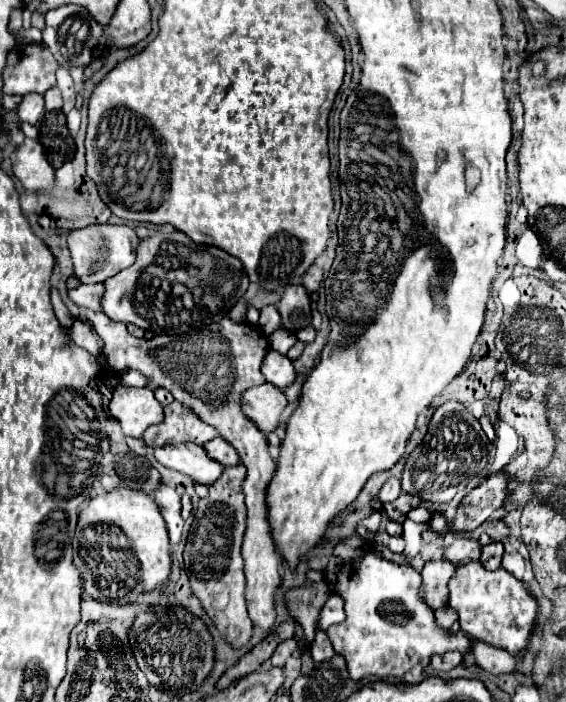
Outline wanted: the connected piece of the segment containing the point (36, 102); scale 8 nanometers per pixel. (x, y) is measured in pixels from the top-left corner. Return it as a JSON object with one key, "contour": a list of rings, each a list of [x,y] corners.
{"contour":[[[28,93],[22,97],[22,103],[16,107],[16,115],[20,121],[26,121],[30,125],[38,125],[44,115],[44,97],[38,93]]]}

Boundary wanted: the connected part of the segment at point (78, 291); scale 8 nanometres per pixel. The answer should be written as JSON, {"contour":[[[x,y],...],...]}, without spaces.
{"contour":[[[80,285],[70,289],[68,295],[78,307],[86,307],[92,311],[100,311],[100,299],[104,293],[104,285]]]}

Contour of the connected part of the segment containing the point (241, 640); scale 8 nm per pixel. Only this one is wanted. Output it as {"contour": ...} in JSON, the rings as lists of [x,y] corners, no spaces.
{"contour":[[[244,465],[226,467],[220,479],[208,485],[208,497],[212,503],[204,503],[204,499],[198,503],[184,547],[184,565],[192,591],[202,601],[220,635],[226,637],[232,647],[244,647],[252,637],[252,621],[248,617],[244,599],[244,573],[240,555],[242,537],[246,531],[246,505],[242,493],[244,475]]]}

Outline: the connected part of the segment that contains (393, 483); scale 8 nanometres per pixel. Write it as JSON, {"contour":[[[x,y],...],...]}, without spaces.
{"contour":[[[392,477],[382,485],[382,489],[378,491],[376,497],[380,503],[388,503],[388,501],[396,501],[398,495],[400,495],[400,479]]]}

